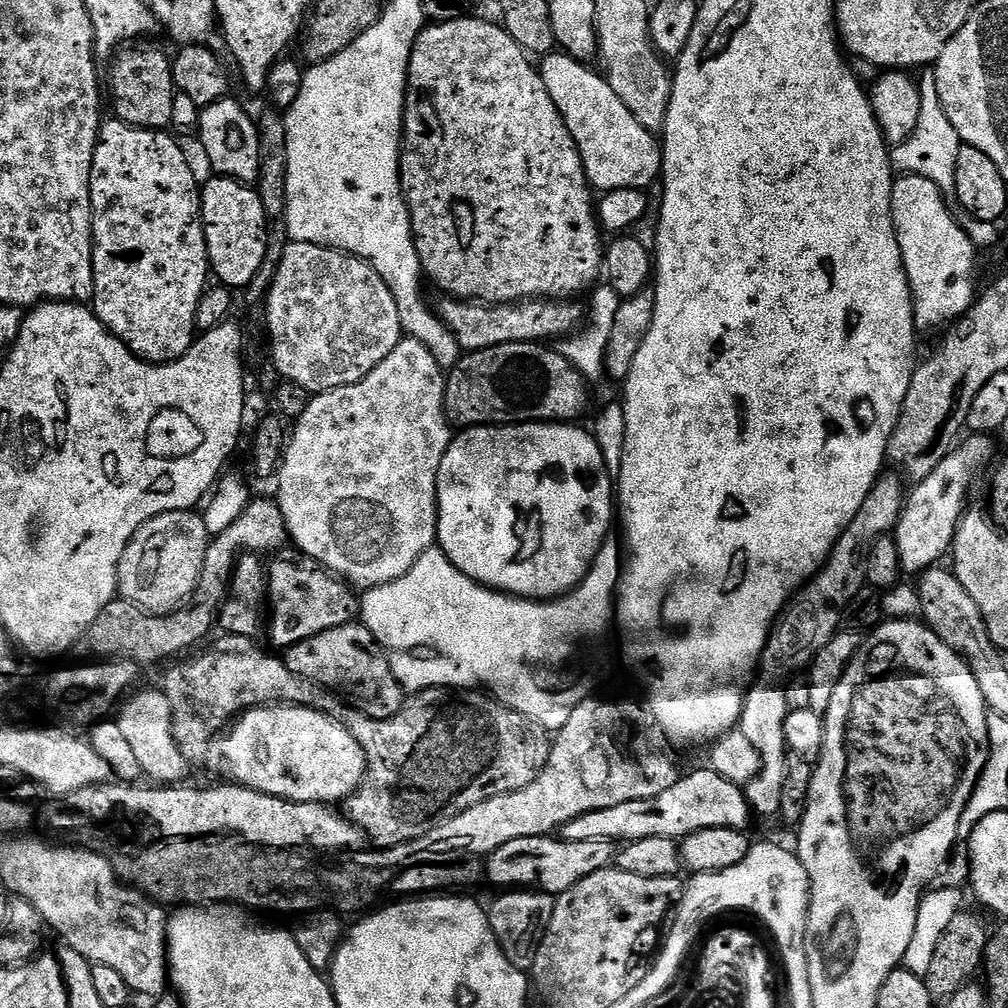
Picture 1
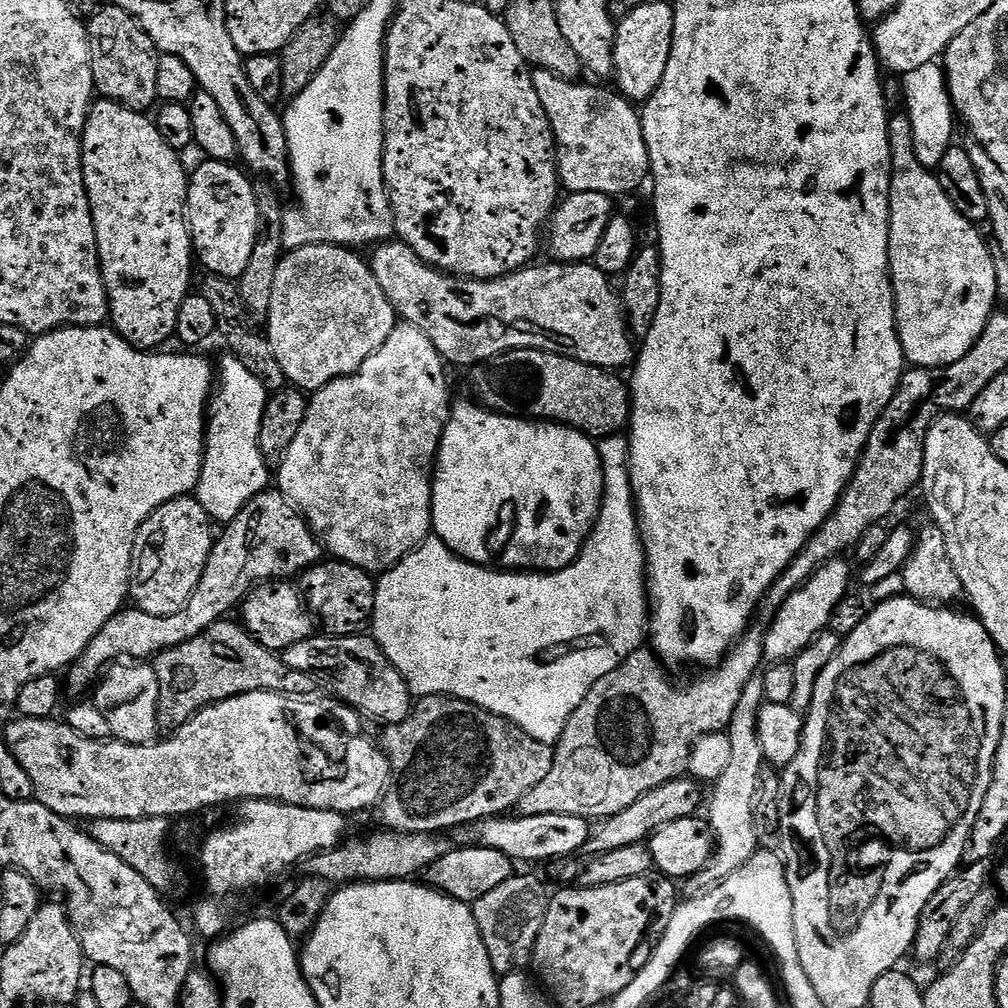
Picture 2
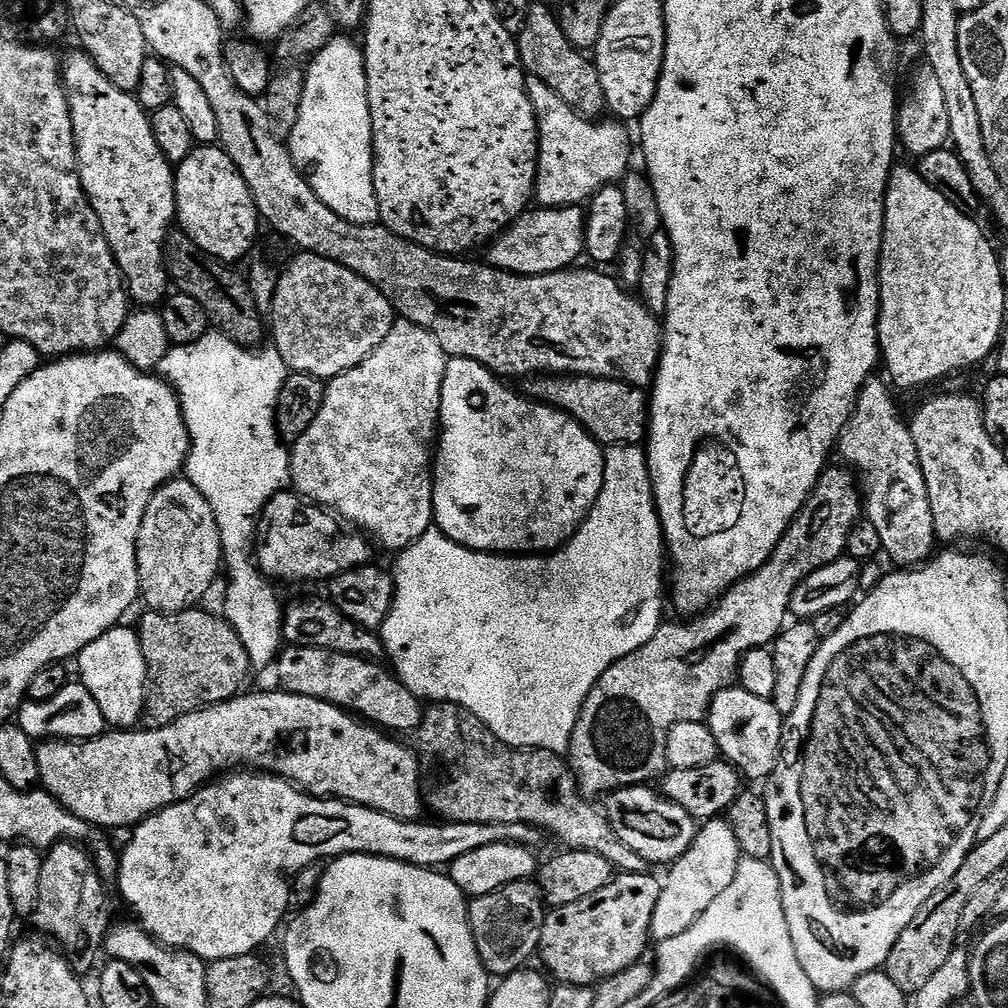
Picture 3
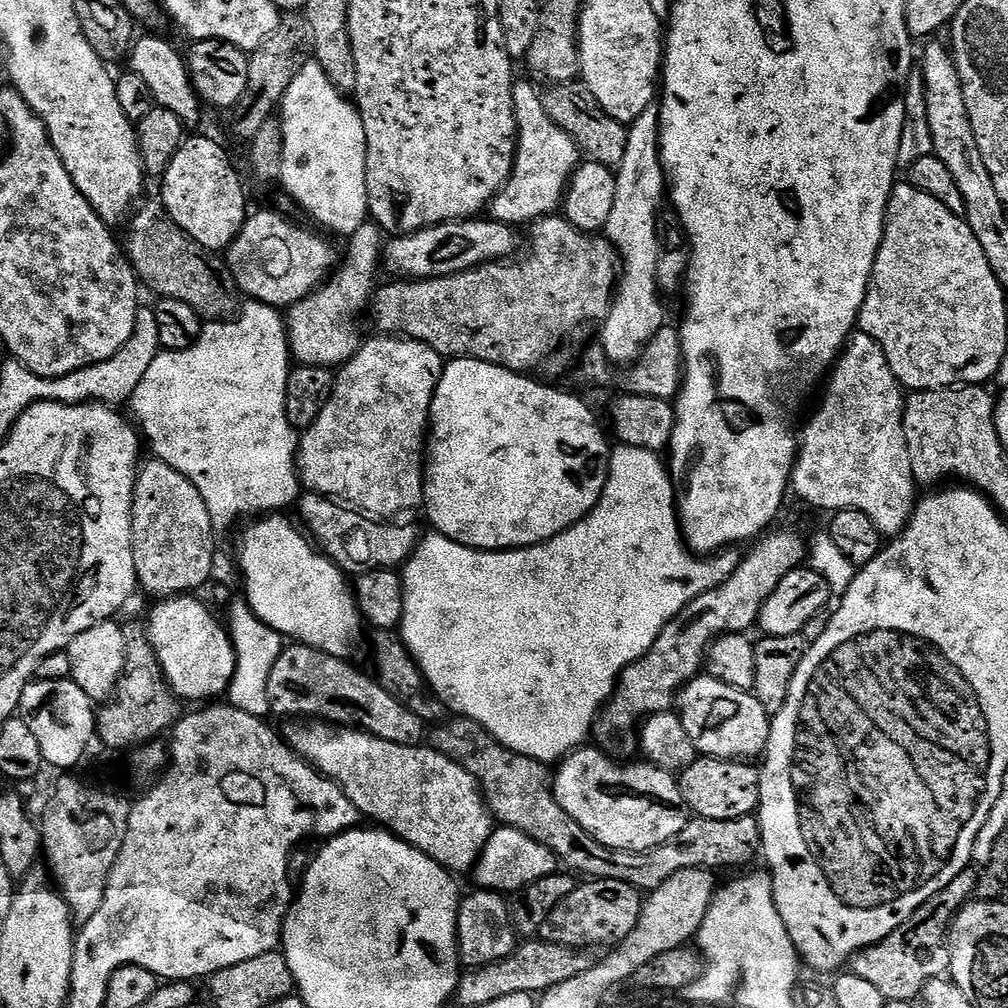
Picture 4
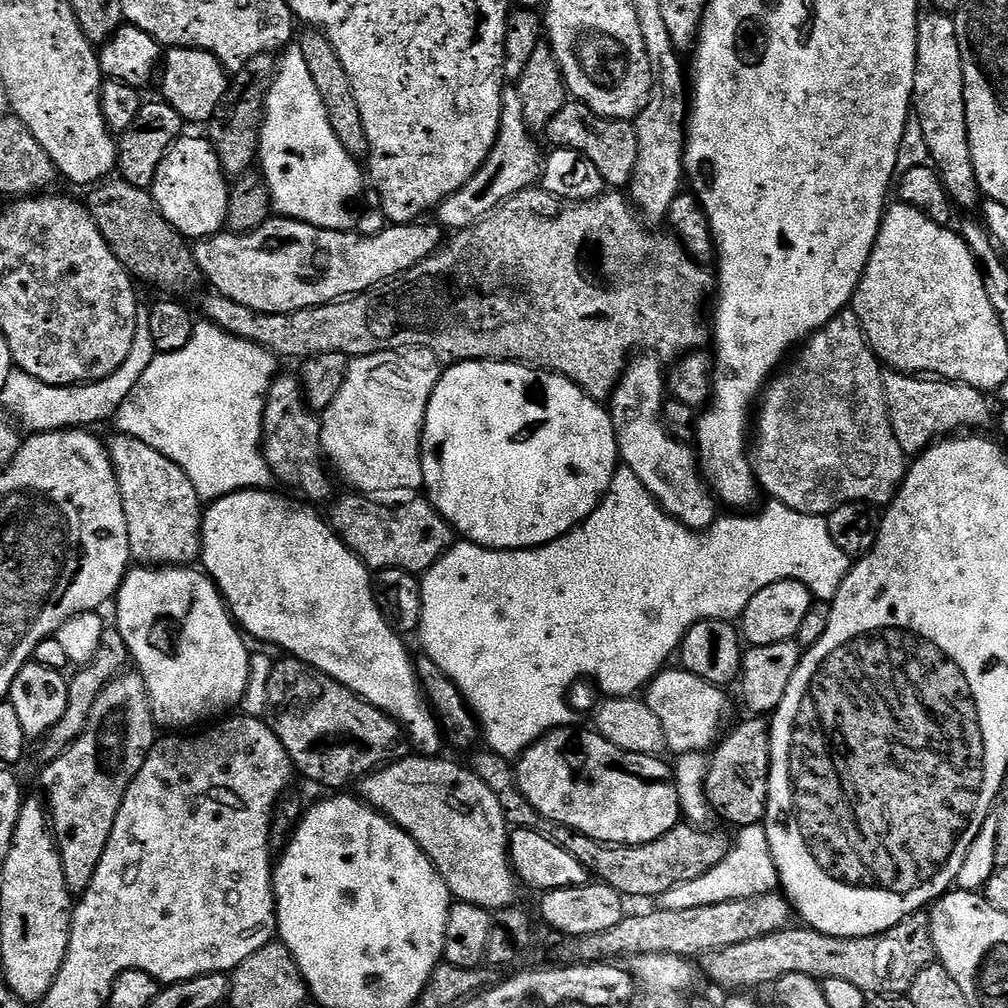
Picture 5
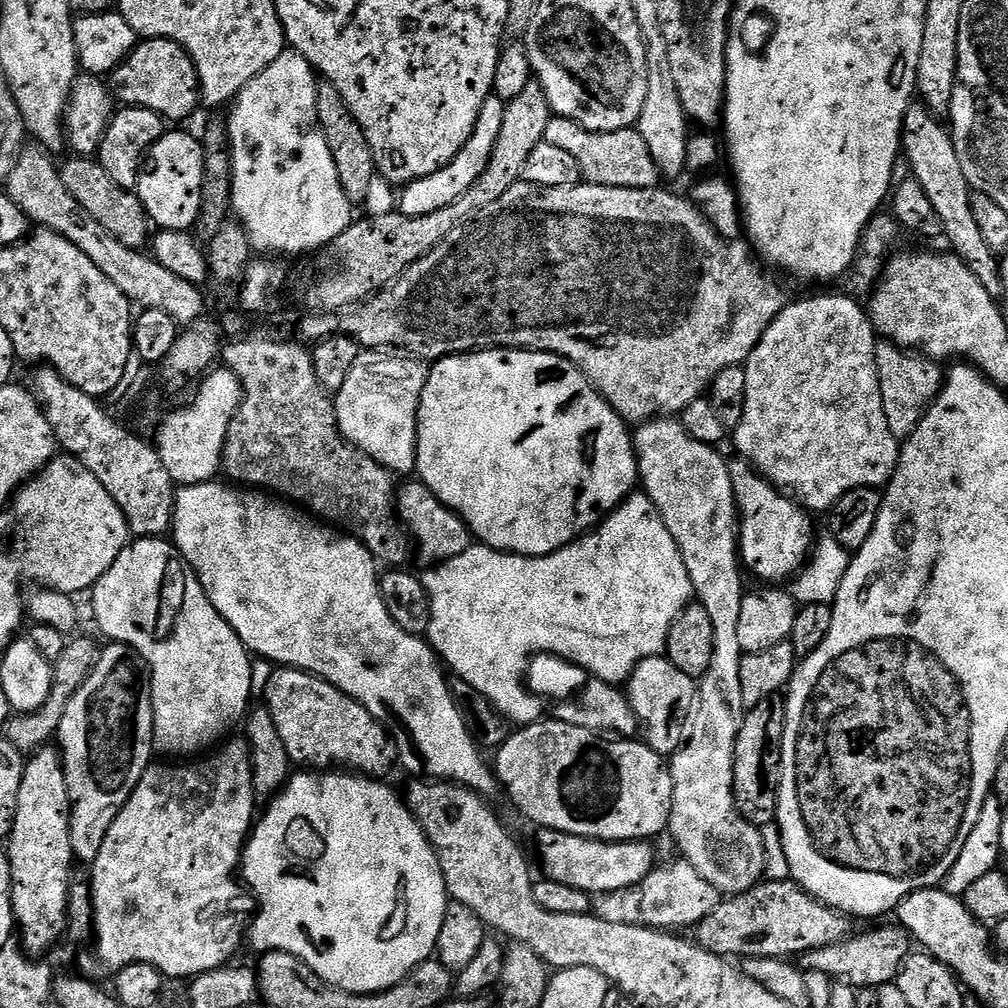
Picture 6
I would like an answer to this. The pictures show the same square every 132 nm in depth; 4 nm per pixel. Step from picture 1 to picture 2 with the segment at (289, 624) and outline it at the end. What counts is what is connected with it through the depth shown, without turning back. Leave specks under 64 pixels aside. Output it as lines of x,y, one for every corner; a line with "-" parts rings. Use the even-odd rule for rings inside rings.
321,562
300,573
298,587
309,612
329,636
362,636
371,629
376,601
376,580
373,573
353,564

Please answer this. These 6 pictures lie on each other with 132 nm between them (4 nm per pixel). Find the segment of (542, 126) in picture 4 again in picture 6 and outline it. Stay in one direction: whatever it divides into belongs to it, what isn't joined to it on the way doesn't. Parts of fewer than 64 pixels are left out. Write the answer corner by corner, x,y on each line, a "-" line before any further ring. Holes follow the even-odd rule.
494,94
489,96
478,114
478,122
470,138
460,153
442,170
438,170
426,178
413,180
399,193
398,211
403,216
434,214
434,210
442,210
442,206
450,206
450,202
458,202
458,198
462,198
462,194
466,194
466,190
470,190
470,186
474,186
474,182
478,182
478,178
482,178
486,166
492,160
498,136
502,134
504,106
505,101
499,100

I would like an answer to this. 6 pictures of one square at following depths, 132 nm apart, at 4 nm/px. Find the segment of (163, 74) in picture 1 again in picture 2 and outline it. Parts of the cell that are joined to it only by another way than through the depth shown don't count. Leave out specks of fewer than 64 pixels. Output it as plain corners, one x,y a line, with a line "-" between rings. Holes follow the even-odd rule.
105,6
101,12
94,13
92,21
89,19
86,27
90,66
94,70
96,92
105,100
112,100
135,112
147,113
158,100
158,62
162,55
154,46
150,34
146,34
146,30
142,30
140,23
130,14
126,14
126,10
111,6

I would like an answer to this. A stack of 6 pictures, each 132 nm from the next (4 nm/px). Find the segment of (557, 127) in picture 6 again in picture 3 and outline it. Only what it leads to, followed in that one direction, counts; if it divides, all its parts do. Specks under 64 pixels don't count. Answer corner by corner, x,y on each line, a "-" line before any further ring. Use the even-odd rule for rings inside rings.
540,2
533,3
518,33
518,60
523,71
525,68
528,76
542,78
542,82
546,82
546,86
550,86
550,90
562,98
562,102
569,104
581,116
600,118
606,112
602,78
598,78
595,63
584,56
587,55
569,43
564,31
560,29
557,13
551,12

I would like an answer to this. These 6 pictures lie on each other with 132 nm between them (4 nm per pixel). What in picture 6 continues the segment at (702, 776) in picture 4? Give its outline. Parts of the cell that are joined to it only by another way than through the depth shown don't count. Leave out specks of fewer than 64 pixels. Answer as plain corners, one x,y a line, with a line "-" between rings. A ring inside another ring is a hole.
777,694
758,706
747,709
734,750
734,798
736,805
751,824
763,826
775,821
780,793
782,738
786,722
786,700

